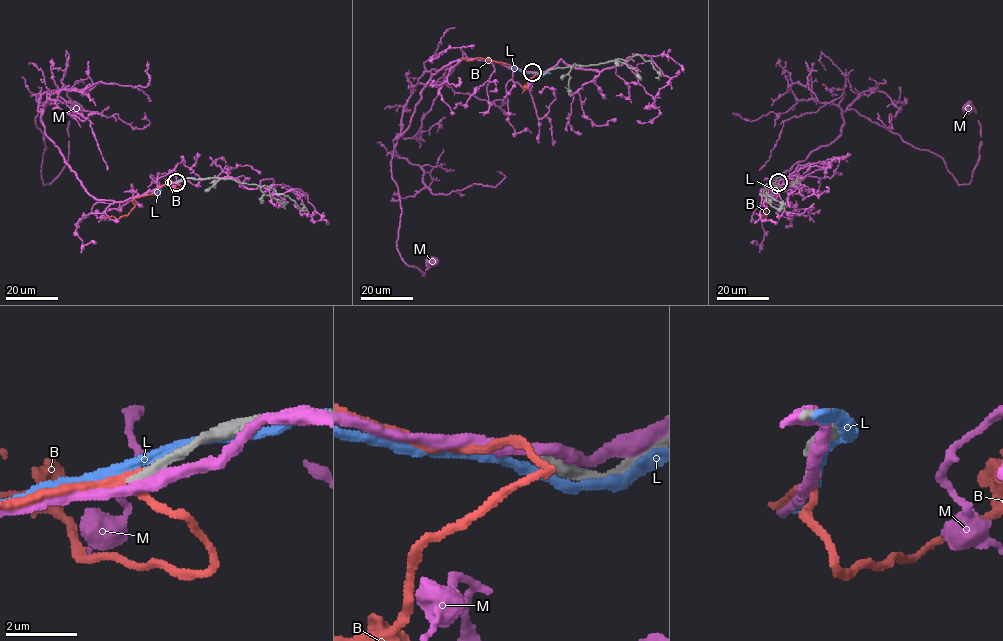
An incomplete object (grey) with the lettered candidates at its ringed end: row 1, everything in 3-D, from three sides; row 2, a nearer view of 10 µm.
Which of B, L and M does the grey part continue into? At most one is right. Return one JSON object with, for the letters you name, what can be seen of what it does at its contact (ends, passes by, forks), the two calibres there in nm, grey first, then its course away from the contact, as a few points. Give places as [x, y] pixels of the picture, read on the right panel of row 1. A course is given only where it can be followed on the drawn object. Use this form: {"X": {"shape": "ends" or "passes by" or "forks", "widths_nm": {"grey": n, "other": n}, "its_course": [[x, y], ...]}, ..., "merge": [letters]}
{"B": {"shape": "passes by", "widths_nm": {"grey": 240, "other": 180}, "its_course": [[778, 182], [764, 199], [764, 218]]}, "merge": ["B"]}

